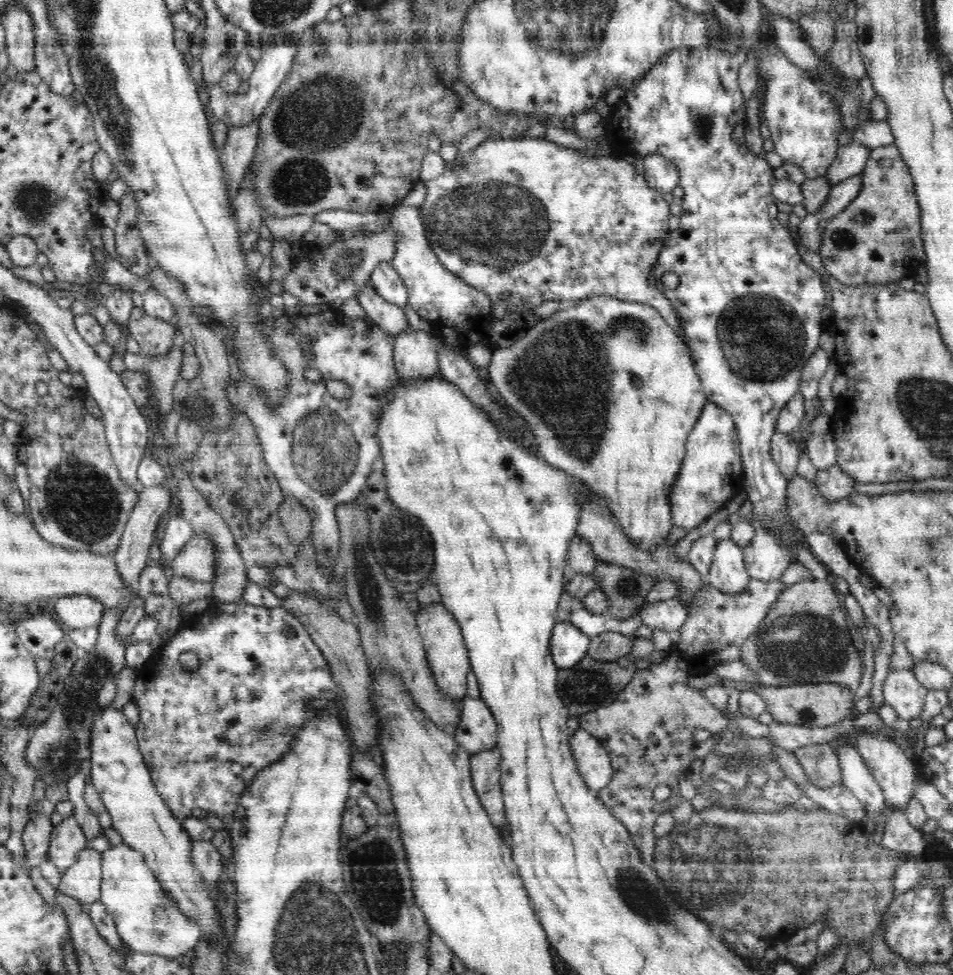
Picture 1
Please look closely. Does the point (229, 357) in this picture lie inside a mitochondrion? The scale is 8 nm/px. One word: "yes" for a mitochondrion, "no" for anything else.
no

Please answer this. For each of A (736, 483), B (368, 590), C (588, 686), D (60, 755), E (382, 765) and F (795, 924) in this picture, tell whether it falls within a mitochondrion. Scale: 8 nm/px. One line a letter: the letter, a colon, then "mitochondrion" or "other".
A: other
B: mitochondrion
C: mitochondrion
D: mitochondrion
E: other
F: other

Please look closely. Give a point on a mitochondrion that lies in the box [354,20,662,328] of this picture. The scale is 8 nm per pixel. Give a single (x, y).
(492, 226)

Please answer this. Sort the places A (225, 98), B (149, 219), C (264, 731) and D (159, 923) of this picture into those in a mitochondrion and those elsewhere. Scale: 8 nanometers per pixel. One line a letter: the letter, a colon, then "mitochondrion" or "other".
A: other
B: mitochondrion
C: mitochondrion
D: mitochondrion

